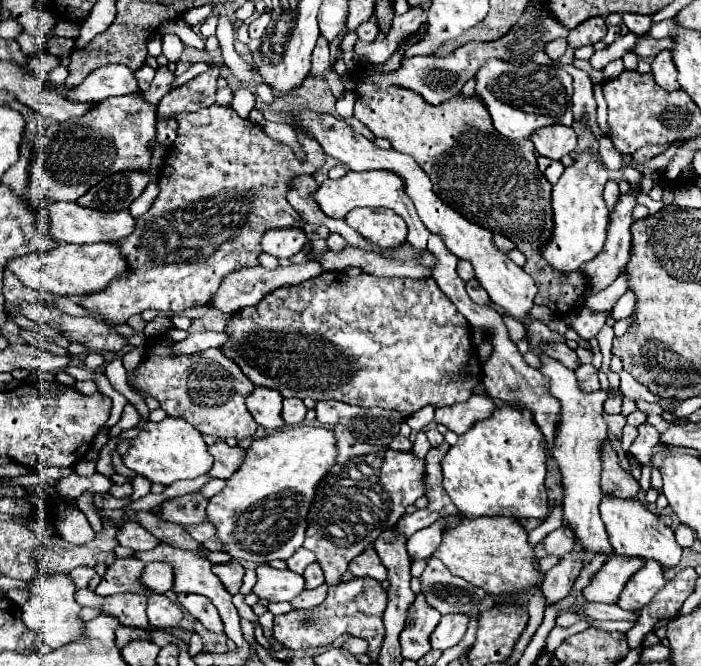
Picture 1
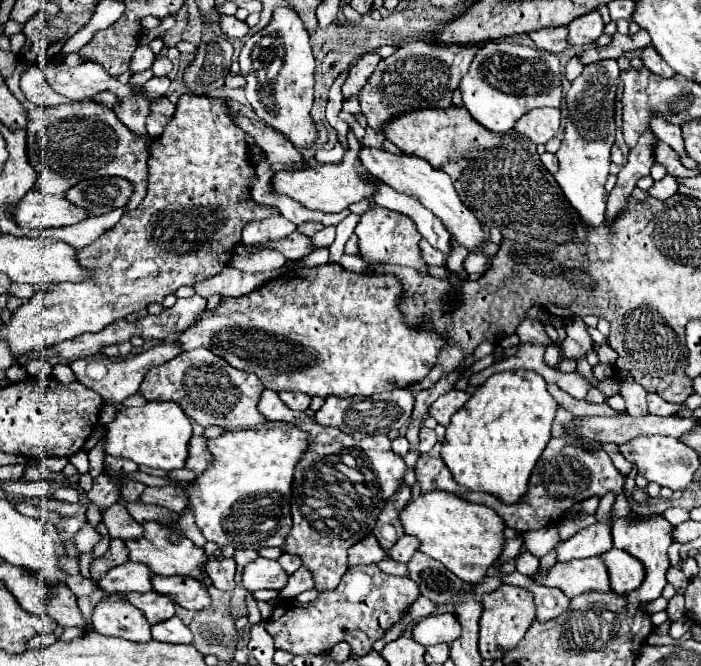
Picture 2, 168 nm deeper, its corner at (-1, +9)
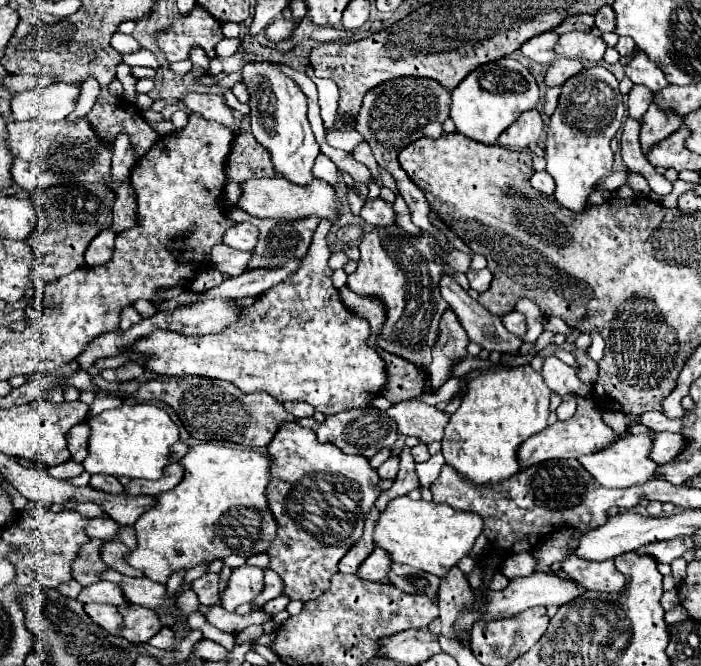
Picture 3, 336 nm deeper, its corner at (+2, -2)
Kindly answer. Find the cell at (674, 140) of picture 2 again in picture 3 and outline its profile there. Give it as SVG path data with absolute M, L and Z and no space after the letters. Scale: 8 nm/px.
M633 86L633 90L629 92L629 104L627 104L629 116L635 120L641 120L641 116L647 112L651 102L653 102L653 92L649 88Z

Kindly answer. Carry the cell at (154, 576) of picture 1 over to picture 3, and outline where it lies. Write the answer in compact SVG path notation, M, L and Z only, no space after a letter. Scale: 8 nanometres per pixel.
M95 582L91 586L85 586L77 600L81 604L89 604L89 602L105 602L105 604L113 604L113 606L119 606L123 604L123 592L119 590L117 584L113 582Z

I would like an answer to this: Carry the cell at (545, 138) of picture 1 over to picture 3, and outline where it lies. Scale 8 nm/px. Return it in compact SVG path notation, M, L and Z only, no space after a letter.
M527 110L523 112L511 128L507 128L503 134L499 134L497 144L507 148L507 150L523 150L527 144L537 142L543 132L543 120L537 110Z

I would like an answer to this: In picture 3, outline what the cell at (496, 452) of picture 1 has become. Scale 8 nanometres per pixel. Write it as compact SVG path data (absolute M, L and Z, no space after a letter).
M531 366L487 370L481 376L469 380L461 406L445 426L445 438L441 442L445 462L453 466L457 472L465 474L475 484L499 484L501 480L511 478L513 474L519 472L517 448L521 446L521 442L547 428L549 396L551 396L551 390L543 382L541 374L535 372Z

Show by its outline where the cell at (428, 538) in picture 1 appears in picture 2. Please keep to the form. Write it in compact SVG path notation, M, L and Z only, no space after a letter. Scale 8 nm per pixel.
M404 535L396 541L396 545L390 549L388 557L394 559L394 561L400 561L400 563L408 563L410 557L418 551L418 541L416 537L410 537L410 535Z

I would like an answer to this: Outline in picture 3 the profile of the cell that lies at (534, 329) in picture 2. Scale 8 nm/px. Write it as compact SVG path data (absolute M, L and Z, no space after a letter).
M509 312L509 314L505 314L505 316L501 316L501 322L503 322L503 326L509 330L509 332L513 332L515 336L523 336L525 334L525 330L527 330L527 324L525 324L525 316L523 314L519 314L519 312Z

